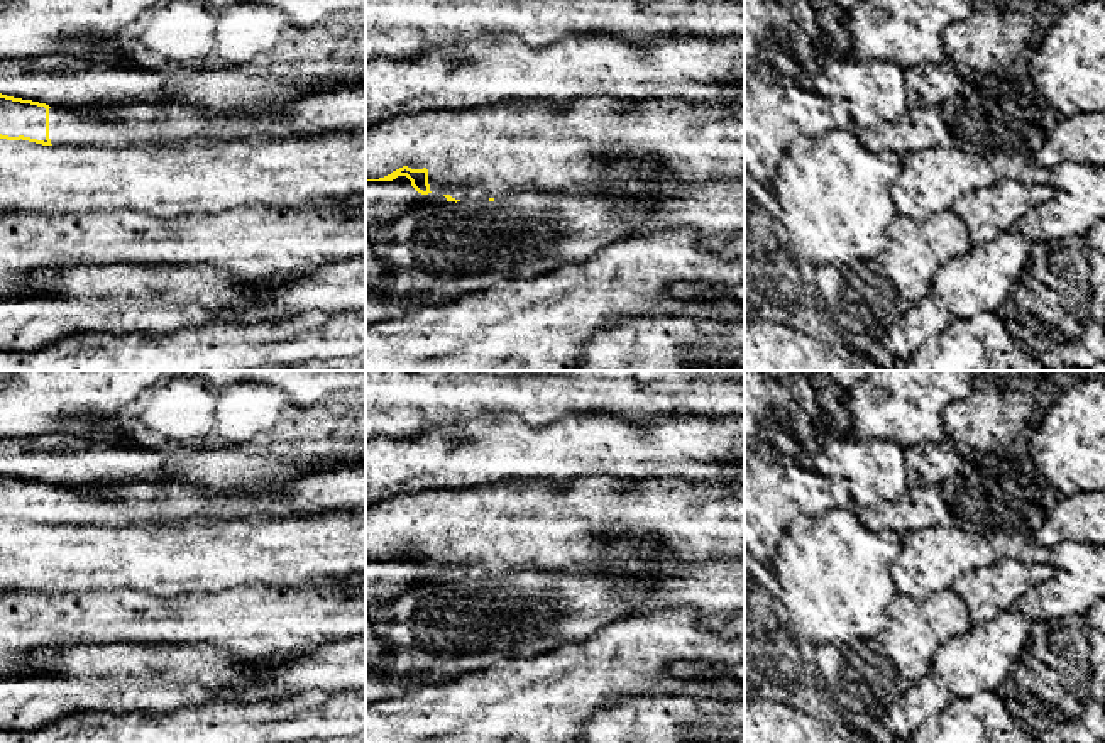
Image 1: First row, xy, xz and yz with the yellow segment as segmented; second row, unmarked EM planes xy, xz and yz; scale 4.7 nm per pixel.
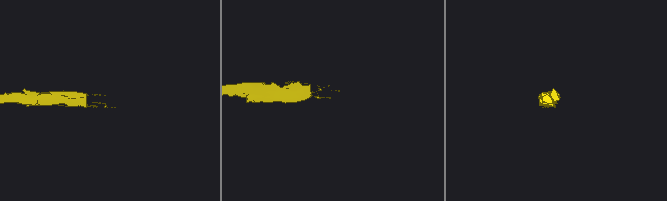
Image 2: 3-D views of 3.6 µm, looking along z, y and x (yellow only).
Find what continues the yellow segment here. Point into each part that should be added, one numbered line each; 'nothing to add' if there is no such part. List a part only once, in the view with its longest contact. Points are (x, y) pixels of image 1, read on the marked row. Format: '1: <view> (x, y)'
1: xz (474, 154)

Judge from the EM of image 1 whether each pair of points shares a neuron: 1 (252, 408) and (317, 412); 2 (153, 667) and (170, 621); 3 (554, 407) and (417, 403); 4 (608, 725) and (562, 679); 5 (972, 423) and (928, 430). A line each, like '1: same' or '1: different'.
1: same
2: different
3: same
4: different
5: different

